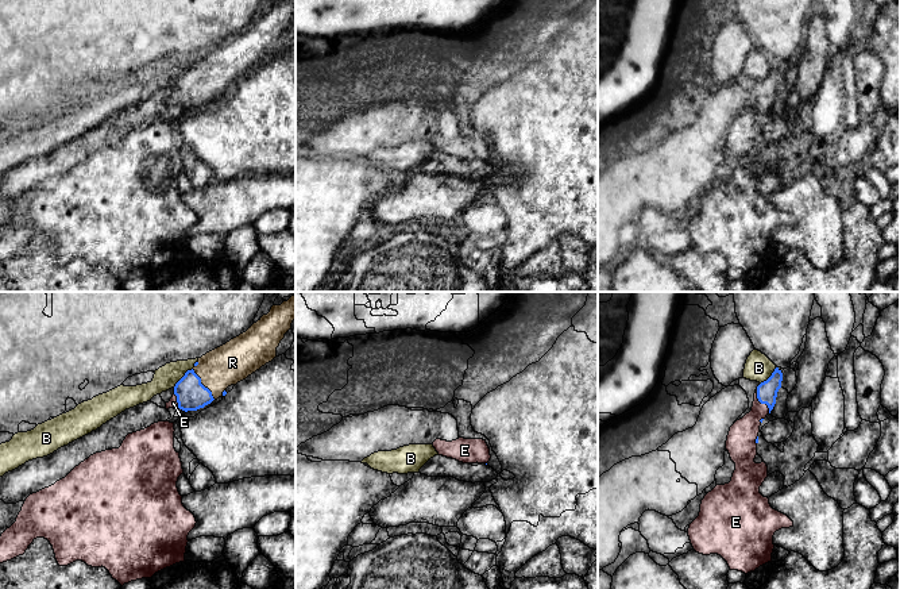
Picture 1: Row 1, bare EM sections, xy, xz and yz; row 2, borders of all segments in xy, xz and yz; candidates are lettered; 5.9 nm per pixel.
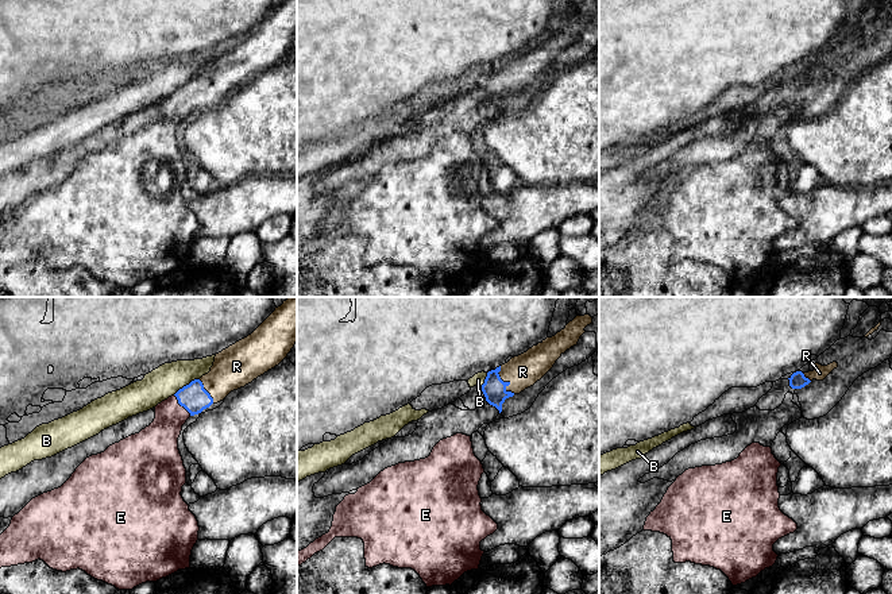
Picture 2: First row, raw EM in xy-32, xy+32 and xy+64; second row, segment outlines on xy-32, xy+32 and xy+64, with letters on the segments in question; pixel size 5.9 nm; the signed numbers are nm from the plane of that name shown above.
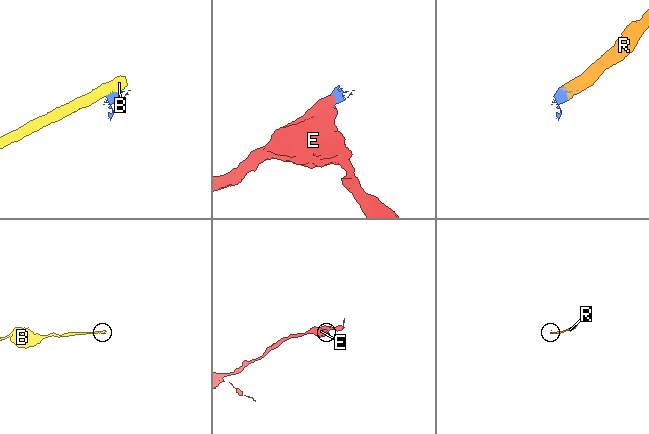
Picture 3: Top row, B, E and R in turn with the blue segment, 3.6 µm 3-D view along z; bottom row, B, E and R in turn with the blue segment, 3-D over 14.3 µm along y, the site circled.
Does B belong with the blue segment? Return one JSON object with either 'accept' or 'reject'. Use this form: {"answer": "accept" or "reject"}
{"answer": "reject"}

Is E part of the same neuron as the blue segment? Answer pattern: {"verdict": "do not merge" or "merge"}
{"verdict": "merge"}

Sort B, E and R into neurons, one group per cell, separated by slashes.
B / E R

